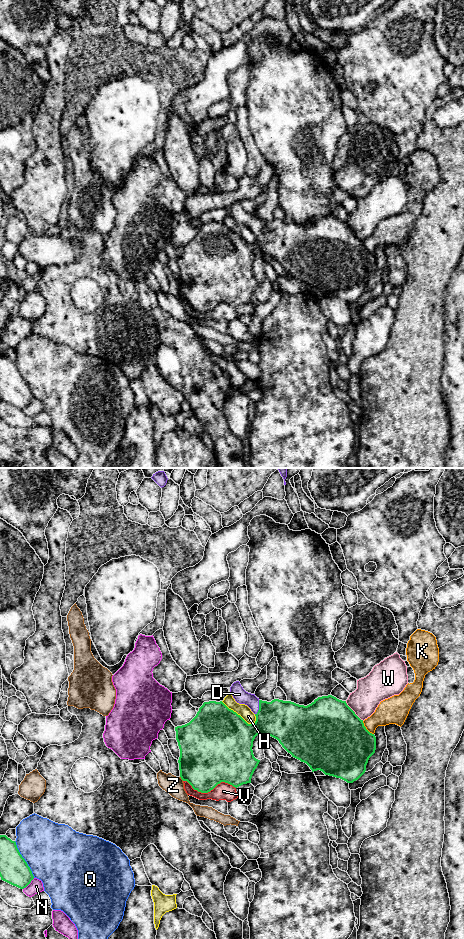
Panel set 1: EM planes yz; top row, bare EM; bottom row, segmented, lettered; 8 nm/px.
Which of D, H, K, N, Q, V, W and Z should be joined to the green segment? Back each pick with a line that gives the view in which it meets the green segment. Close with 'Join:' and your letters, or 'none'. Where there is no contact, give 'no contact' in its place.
D: meets green in yz
Join: D

